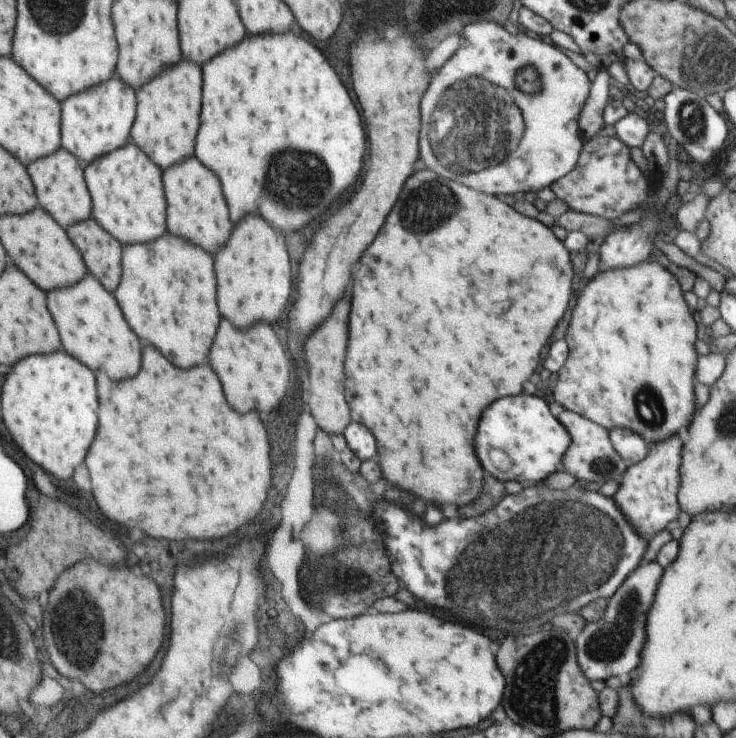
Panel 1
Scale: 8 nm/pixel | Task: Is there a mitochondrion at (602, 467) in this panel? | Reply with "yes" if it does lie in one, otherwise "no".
yes

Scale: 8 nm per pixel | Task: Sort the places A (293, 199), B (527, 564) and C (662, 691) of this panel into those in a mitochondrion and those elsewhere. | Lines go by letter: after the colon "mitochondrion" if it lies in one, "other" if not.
A: mitochondrion
B: mitochondrion
C: other

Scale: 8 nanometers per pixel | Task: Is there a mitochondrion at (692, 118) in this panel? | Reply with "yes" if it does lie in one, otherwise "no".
yes

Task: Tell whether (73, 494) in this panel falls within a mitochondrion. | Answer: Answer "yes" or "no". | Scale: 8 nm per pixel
no

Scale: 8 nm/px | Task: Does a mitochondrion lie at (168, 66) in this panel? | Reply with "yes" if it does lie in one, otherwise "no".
no

